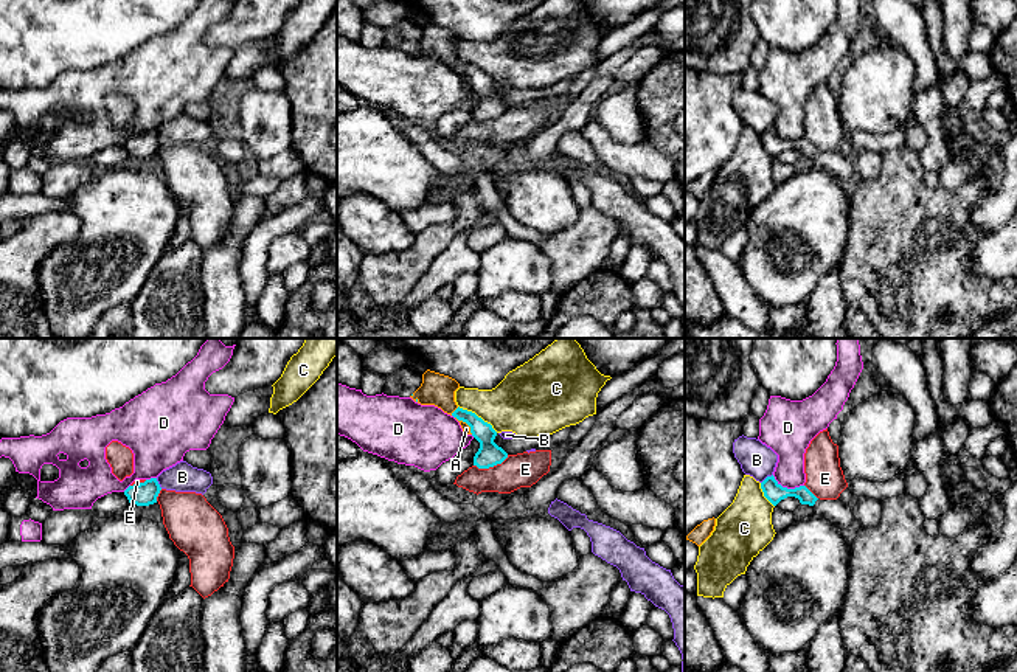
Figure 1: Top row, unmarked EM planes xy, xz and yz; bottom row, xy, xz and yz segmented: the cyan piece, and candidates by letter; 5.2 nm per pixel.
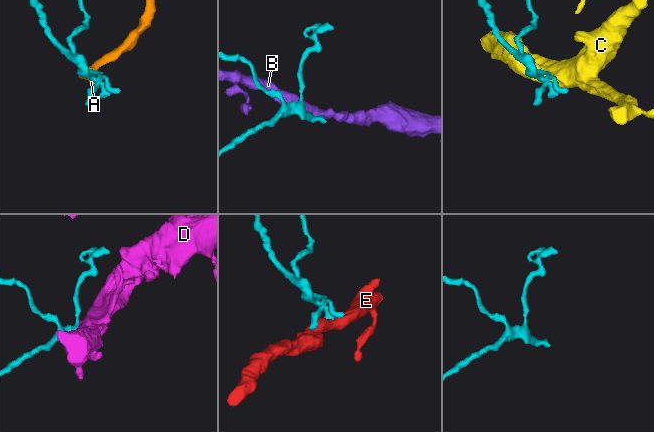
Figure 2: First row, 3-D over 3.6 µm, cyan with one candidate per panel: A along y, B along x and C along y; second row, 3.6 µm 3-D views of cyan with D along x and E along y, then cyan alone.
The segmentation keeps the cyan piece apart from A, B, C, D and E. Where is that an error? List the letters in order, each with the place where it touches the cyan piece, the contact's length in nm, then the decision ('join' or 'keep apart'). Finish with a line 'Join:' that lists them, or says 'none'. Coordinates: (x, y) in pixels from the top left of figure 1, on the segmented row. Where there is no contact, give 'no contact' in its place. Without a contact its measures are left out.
A: xz (454, 412) | 60 nm | keep apart
B: yz (766, 478) | 80 nm | keep apart
C: xz (477, 416) | 240 nm | keep apart
D: yz (786, 488) | 180 nm | keep apart
E: xz (491, 466) | 190 nm | keep apart
Join: none

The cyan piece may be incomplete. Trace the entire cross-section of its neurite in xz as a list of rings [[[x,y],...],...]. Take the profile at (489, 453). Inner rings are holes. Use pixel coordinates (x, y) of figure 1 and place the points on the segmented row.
[[[460,407],[452,413],[452,416],[466,422],[470,427],[472,436],[480,442],[480,449],[474,456],[474,466],[478,469],[489,469],[502,464],[508,458],[508,453],[494,442],[497,431],[491,424],[484,422],[475,413]]]

